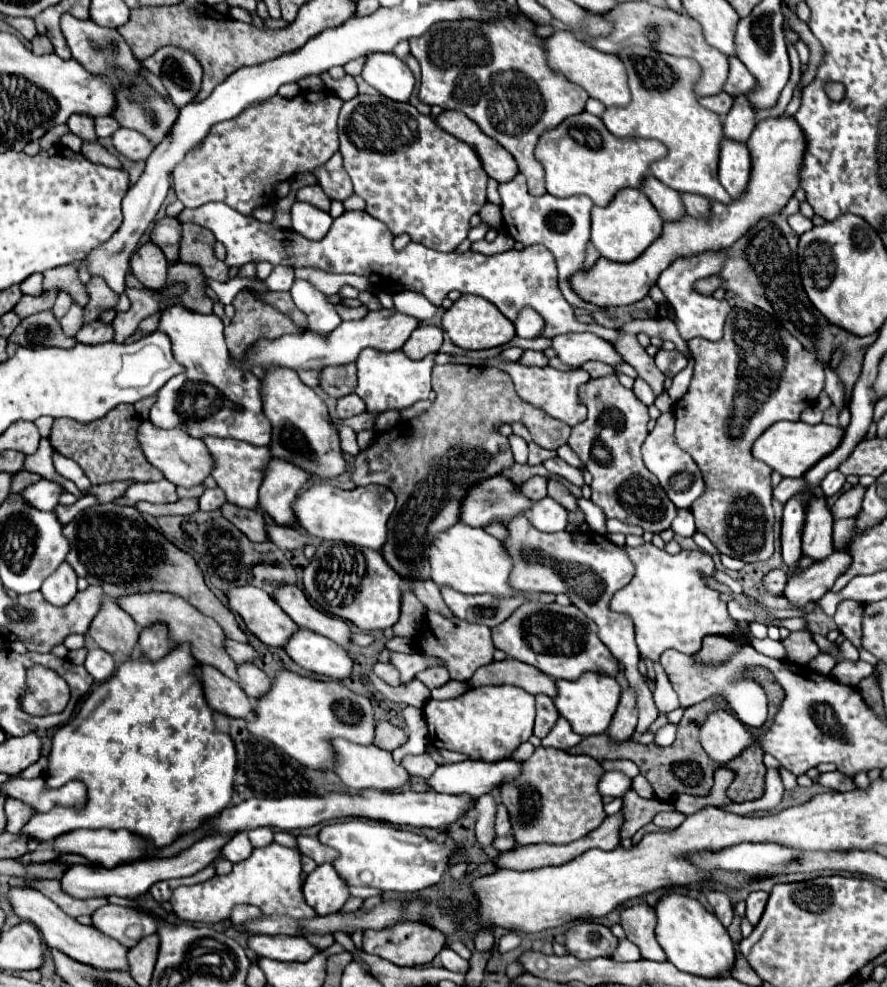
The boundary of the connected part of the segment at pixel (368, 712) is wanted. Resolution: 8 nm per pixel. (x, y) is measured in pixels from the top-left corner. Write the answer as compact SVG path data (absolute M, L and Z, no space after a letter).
M287 670L273 680L271 690L257 700L255 720L247 722L251 734L273 742L291 758L313 770L329 770L335 764L331 742L335 738L371 746L375 738L375 716L371 702L345 688L341 682L317 682Z

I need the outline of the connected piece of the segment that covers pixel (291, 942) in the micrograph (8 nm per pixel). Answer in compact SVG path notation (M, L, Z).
M251 934L247 946L257 954L271 960L283 962L307 962L319 950L311 946L301 936L269 936L269 934Z

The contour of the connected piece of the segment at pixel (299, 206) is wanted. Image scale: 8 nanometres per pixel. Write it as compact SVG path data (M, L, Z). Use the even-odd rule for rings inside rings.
M295 200L295 204L291 206L291 220L293 220L293 230L311 240L321 240L329 232L333 222L329 212L323 212L299 200Z

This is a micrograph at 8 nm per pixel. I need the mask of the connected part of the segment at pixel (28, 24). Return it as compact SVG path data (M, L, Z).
M3 16L3 20L5 20L9 26L17 28L27 40L31 40L31 38L37 34L35 22L33 22L31 18L11 18L11 16Z

